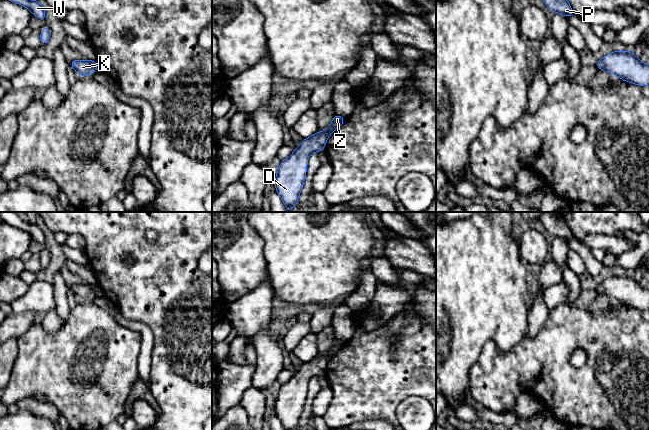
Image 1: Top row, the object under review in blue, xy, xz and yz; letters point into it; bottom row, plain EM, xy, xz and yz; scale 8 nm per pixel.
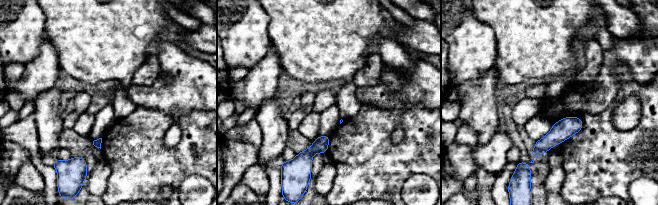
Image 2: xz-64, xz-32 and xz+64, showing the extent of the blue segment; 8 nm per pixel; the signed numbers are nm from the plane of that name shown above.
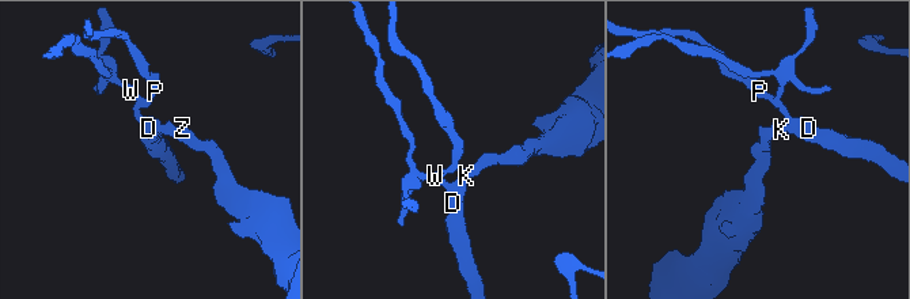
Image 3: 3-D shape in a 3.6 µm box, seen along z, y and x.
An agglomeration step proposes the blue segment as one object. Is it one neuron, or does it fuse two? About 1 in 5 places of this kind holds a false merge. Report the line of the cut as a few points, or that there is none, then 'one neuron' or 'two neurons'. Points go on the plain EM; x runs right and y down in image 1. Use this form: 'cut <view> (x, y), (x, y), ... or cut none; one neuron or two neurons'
cut none; one neuron

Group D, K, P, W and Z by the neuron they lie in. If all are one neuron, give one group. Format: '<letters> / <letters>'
D K P W Z

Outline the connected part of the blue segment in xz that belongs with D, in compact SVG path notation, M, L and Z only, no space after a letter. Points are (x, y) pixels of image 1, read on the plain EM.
M335 338L325 355L316 356L311 361L302 363L290 381L280 386L275 402L275 412L285 430L298 428L299 418L306 401L308 380L324 374L328 361L344 346L344 341Z

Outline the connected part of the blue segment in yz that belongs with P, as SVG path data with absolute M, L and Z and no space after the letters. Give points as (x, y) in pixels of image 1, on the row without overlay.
M543 212L539 220L553 237L560 237L566 242L575 238L559 212Z

